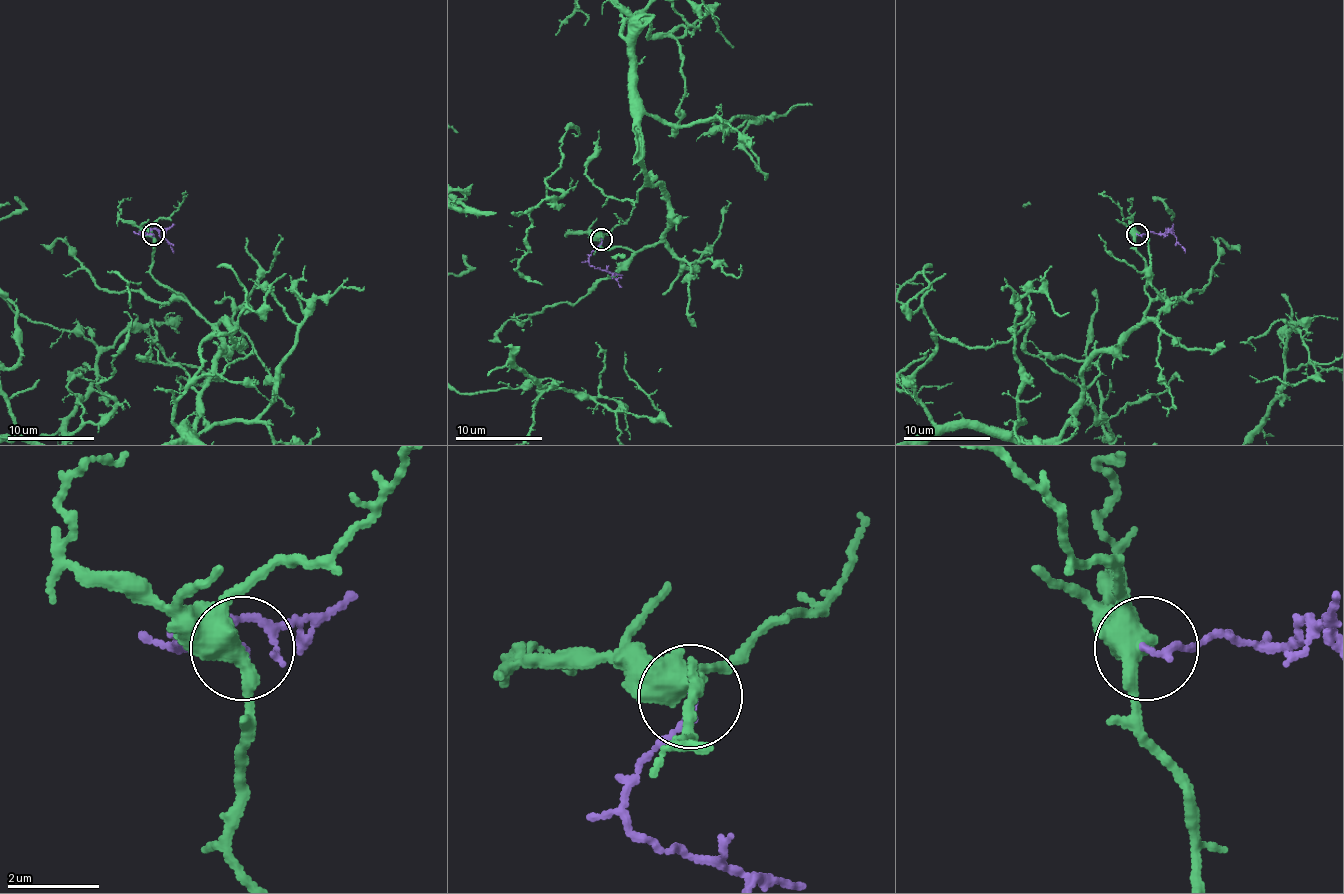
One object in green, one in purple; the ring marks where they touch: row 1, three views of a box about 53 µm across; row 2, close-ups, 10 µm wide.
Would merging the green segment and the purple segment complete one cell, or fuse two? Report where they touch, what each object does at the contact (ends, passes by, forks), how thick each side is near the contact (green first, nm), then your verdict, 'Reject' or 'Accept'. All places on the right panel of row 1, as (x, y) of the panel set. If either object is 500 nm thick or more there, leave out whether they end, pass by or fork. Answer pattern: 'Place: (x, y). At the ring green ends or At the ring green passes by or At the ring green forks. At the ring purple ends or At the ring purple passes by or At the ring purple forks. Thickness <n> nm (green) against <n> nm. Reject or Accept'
Place: (1137, 234). At the ring green passes by. At the ring purple ends. Thickness 480 nm (green) against 130 nm. Reject

